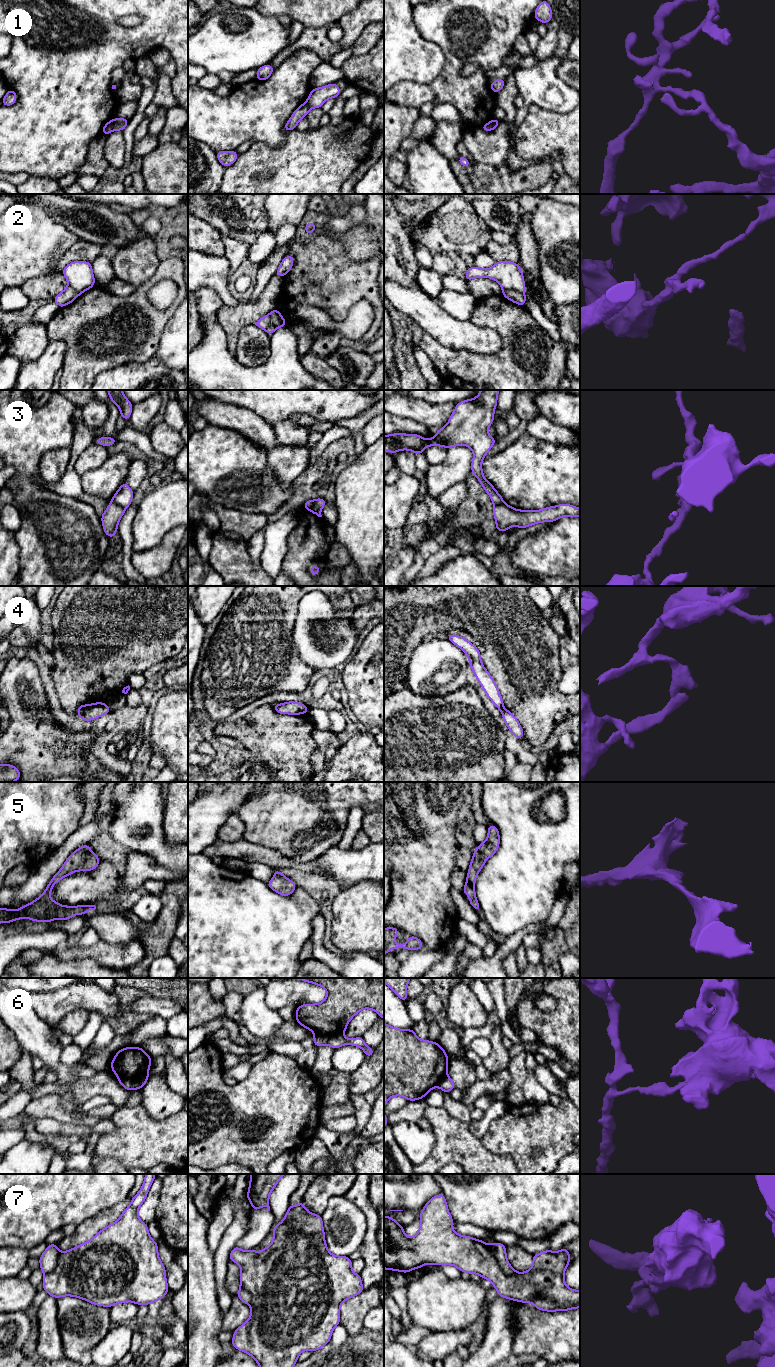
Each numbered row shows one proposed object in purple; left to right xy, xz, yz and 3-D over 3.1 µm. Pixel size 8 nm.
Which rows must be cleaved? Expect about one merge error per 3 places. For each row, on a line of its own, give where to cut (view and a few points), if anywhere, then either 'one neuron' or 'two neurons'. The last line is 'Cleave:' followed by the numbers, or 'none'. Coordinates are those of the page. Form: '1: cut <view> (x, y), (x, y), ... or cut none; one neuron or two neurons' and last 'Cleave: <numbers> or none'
1: cut xy (114, 119), (113, 129); two neurons
2: cut yz (503, 290), (518, 290), (523, 293); two neurons
3: cut xy (111, 500), (124, 509); two neurons
4: cut yz (504, 708), (501, 711); two neurons
5: cut none; one neuron
6: cut xy (148, 1075), (138, 1079), (118, 1078); two neurons
7: cut yz (529, 1301), (536, 1295), (543, 1295), (554, 1299), (570, 1309); two neurons
Cleave: 1, 2, 3, 4, 6, 7

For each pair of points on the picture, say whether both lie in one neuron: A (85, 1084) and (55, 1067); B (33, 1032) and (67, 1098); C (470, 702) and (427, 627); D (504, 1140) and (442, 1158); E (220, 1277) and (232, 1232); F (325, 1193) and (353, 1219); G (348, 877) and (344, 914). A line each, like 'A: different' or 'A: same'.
A: different
B: same
C: different
D: different
E: same
F: different
G: different

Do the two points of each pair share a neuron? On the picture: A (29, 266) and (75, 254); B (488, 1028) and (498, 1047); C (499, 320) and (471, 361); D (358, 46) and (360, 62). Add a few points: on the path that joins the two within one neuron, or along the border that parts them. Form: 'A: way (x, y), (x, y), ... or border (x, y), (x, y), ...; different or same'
A: border (79, 240), (61, 255); different
B: border (499, 1025), (495, 1027), (489, 1037); different
C: way (507, 336), (507, 349), (495, 361), (487, 361); same
D: border (373, 46), (365, 53), (352, 55); different

